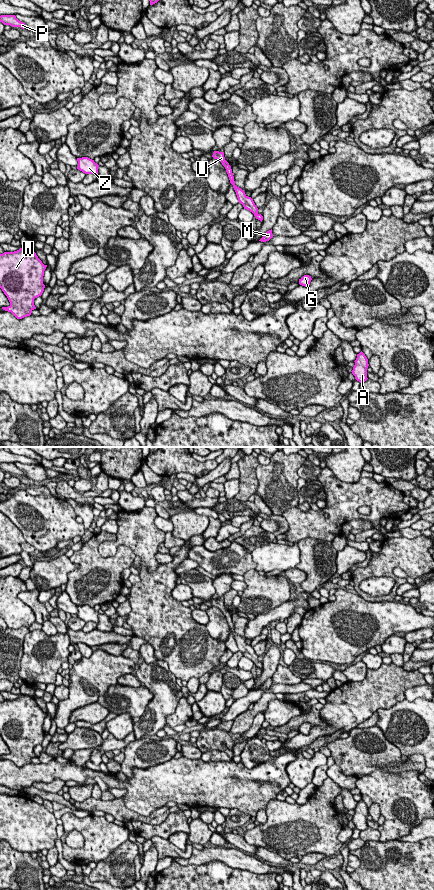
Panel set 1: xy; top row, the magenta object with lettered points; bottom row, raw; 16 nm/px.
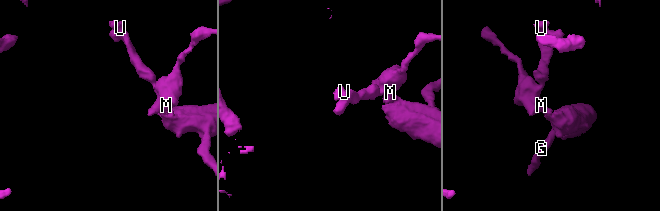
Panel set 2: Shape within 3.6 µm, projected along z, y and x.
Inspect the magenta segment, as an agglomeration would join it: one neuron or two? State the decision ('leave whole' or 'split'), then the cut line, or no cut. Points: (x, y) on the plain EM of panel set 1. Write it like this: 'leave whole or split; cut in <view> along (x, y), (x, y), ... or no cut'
leave whole; no cut

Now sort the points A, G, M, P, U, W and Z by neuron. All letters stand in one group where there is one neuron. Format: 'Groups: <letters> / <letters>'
Groups: A G M P U W Z

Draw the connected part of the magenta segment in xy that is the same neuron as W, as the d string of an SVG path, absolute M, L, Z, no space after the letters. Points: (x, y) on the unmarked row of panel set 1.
M28 695L0 702L0 736L10 750L8 755L2 757L11 760L17 767L30 764L36 757L34 747L41 744L45 736L43 724L46 715L47 713L42 711L34 698Z

